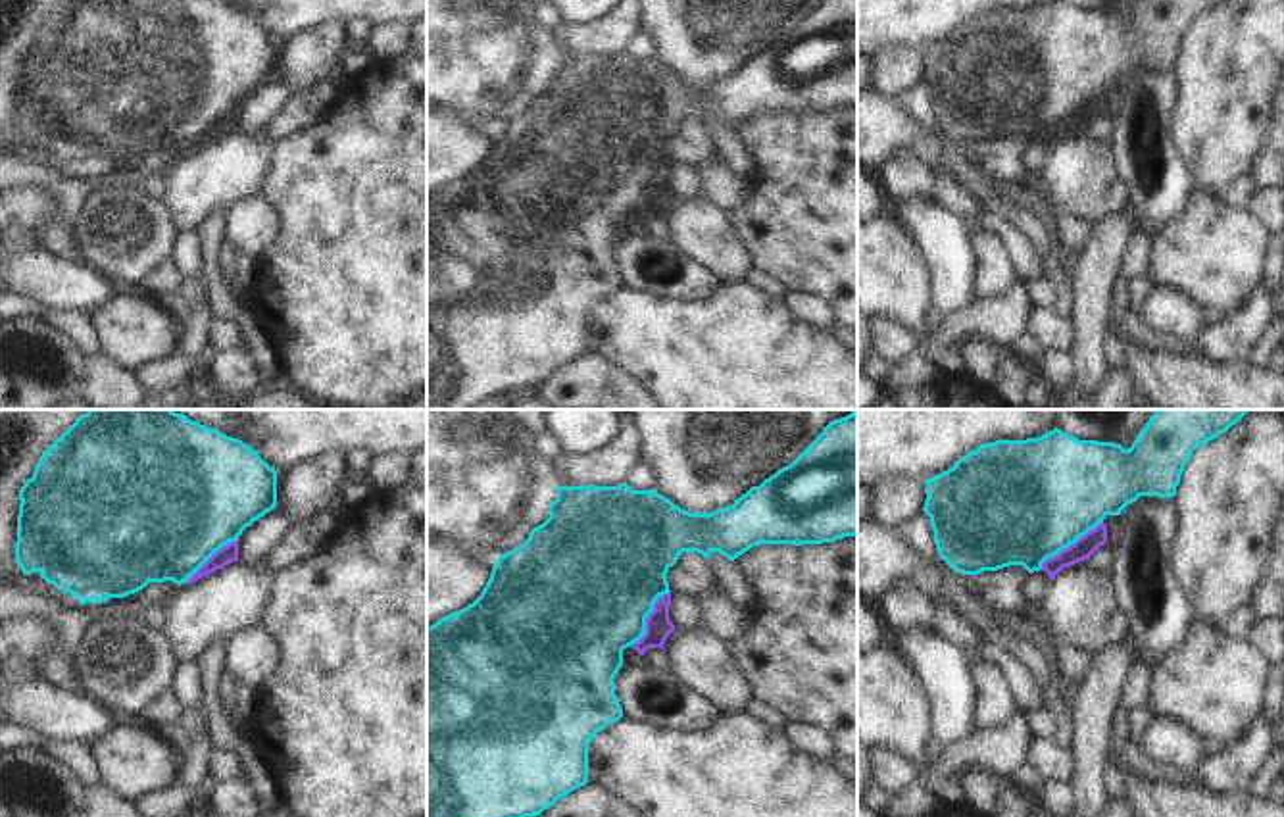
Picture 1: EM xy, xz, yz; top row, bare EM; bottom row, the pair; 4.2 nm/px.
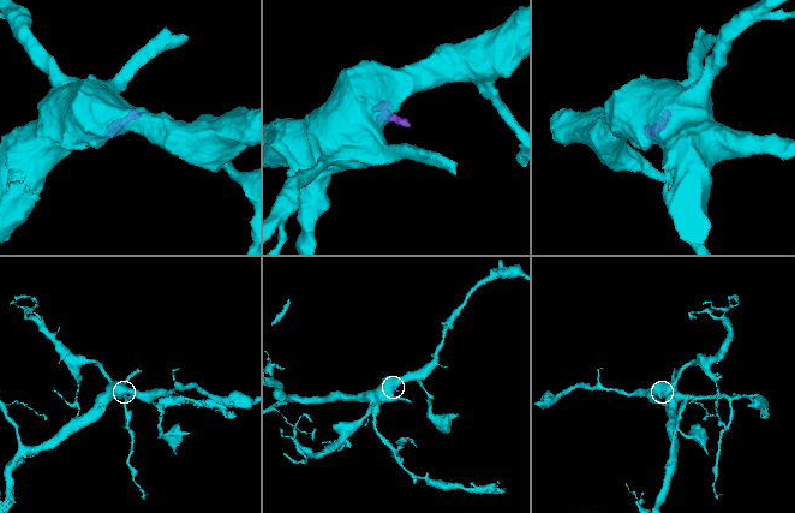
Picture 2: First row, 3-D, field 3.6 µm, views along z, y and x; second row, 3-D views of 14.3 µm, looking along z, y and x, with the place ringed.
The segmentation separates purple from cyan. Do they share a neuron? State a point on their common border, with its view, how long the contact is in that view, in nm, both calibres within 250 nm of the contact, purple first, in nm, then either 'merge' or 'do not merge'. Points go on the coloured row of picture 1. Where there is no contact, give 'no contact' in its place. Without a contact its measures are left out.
meets purple in yz at (1071, 544); contact 320 nm long; 90 nm thick on the purple side, 500 nm on the other; merge

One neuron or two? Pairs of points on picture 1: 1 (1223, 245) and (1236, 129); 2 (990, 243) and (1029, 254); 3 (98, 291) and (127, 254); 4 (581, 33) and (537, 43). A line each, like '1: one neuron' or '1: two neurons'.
1: two neurons
2: two neurons
3: two neurons
4: two neurons

